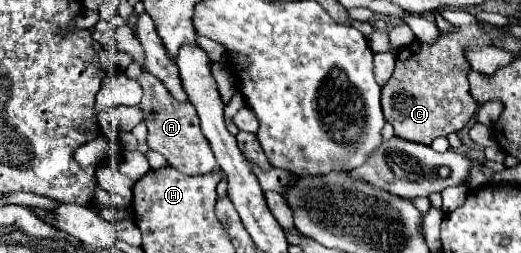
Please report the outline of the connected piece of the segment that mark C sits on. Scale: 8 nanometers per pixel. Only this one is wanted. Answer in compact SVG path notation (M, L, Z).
M458 26L452 34L442 32L434 46L414 42L398 52L396 70L382 88L384 118L392 124L398 138L432 144L434 138L458 132L468 124L478 108L476 100L470 96L466 80L470 64L464 58L464 48L472 44L494 46L478 26Z

